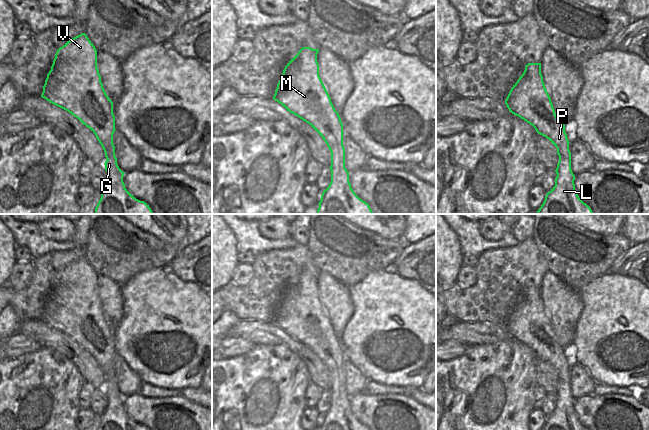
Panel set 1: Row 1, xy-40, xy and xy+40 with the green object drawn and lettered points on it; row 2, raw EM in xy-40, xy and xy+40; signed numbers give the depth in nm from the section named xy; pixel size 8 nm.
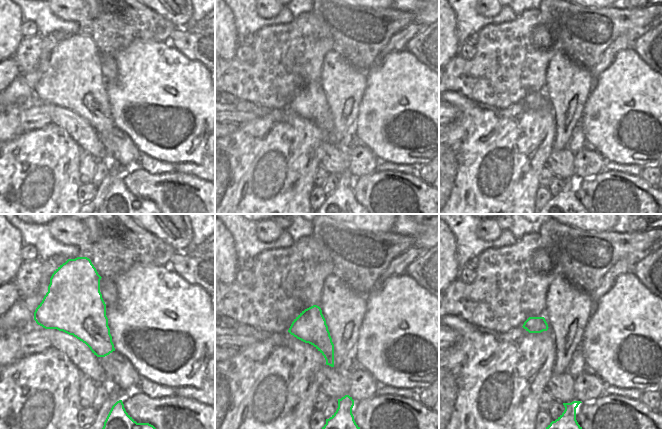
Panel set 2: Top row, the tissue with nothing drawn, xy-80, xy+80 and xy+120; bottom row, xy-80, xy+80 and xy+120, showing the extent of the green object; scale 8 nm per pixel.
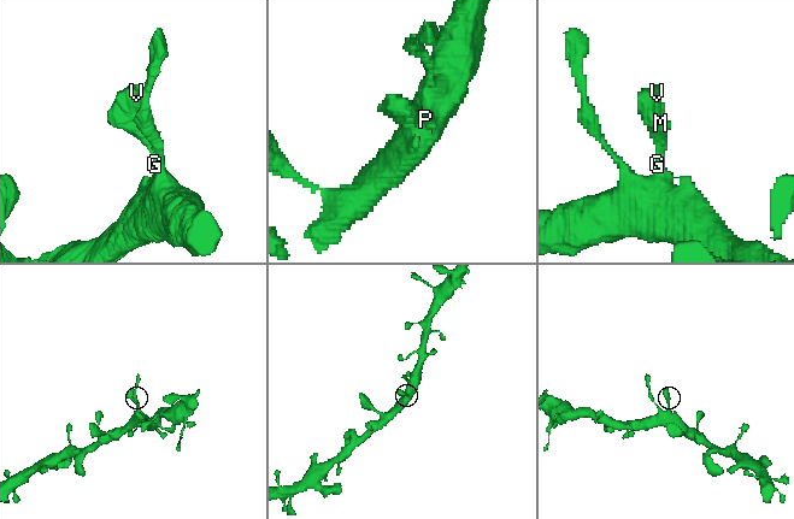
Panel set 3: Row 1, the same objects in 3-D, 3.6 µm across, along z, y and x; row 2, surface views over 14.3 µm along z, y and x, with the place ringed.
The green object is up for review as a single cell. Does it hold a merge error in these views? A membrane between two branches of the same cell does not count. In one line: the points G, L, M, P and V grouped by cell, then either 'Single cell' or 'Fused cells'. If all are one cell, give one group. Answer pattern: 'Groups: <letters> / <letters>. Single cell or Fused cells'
Groups: G L M P V. Single cell.

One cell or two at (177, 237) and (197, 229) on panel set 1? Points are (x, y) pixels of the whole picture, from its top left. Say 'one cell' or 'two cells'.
two cells

